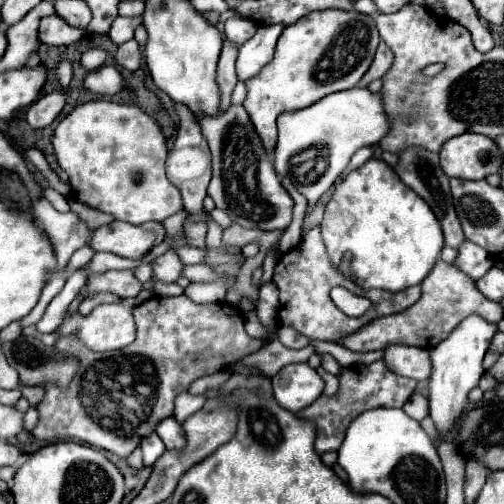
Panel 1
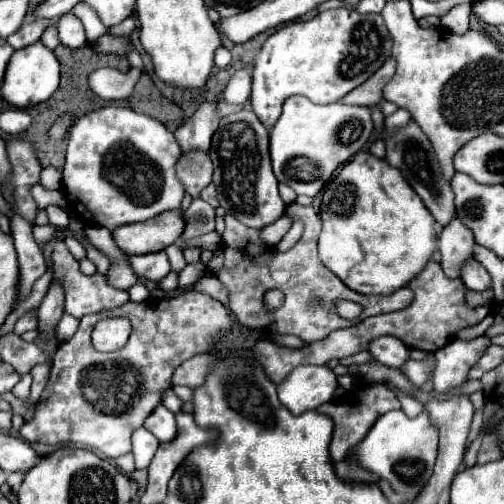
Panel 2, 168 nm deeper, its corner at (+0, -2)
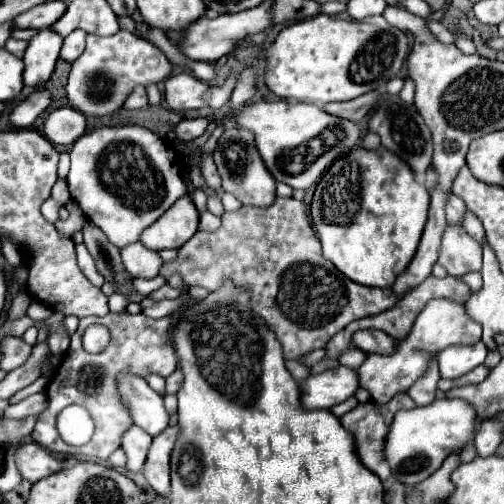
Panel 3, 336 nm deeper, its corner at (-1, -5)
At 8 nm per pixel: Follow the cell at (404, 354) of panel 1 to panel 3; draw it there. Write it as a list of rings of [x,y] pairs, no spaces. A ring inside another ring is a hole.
[[[359,330],[353,334],[353,346],[357,346],[363,352],[375,352],[375,354],[389,354],[393,350],[395,340],[389,338],[381,330]]]

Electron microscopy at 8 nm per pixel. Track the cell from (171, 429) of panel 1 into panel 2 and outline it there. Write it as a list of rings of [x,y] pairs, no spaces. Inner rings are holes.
[[[158,405],[152,415],[146,419],[144,427],[152,431],[160,443],[166,443],[168,439],[176,437],[176,419],[174,413],[168,411],[164,405]]]

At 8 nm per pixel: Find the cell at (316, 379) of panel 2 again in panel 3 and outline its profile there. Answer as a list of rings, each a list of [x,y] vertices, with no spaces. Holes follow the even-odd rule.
[[[333,368],[317,376],[309,376],[301,384],[301,404],[307,410],[313,408],[333,408],[355,396],[359,390],[359,374],[353,368]]]

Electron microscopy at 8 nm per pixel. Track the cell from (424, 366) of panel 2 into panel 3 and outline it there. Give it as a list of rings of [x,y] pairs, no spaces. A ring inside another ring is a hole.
[[[449,300],[427,302],[425,310],[421,310],[421,314],[417,316],[413,330],[409,332],[409,338],[399,340],[393,354],[389,356],[367,354],[365,362],[359,368],[361,386],[371,392],[371,400],[375,404],[385,404],[389,402],[389,398],[407,392],[427,372],[429,362],[437,360],[439,350],[451,344],[477,344],[481,340],[481,332],[483,332],[481,324],[473,322],[469,314],[465,314],[465,304]]]

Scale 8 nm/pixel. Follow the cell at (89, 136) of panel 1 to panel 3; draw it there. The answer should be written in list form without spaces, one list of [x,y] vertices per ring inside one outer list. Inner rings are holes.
[[[143,126],[97,128],[89,134],[83,134],[71,148],[71,168],[67,174],[67,182],[71,198],[81,206],[85,216],[95,226],[99,226],[119,248],[139,242],[141,232],[151,226],[161,214],[165,214],[187,192],[185,182],[179,174],[177,152],[173,152],[159,134]]]

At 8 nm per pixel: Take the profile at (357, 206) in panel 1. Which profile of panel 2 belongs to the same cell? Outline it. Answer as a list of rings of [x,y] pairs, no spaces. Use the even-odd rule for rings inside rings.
[[[368,151],[354,155],[328,183],[320,207],[320,259],[352,291],[390,295],[406,287],[438,247],[436,221],[406,179]]]

